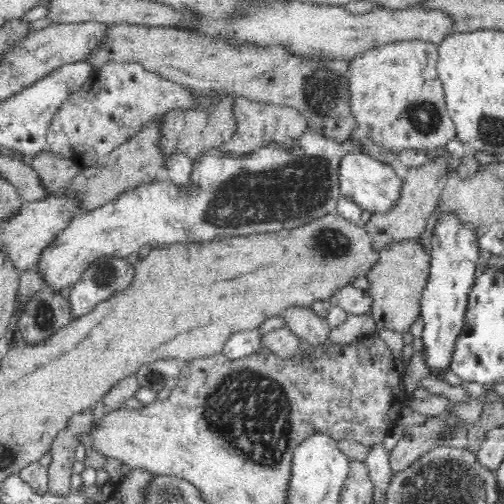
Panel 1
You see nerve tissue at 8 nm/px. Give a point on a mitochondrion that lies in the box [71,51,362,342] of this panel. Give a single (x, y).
(298, 189)

